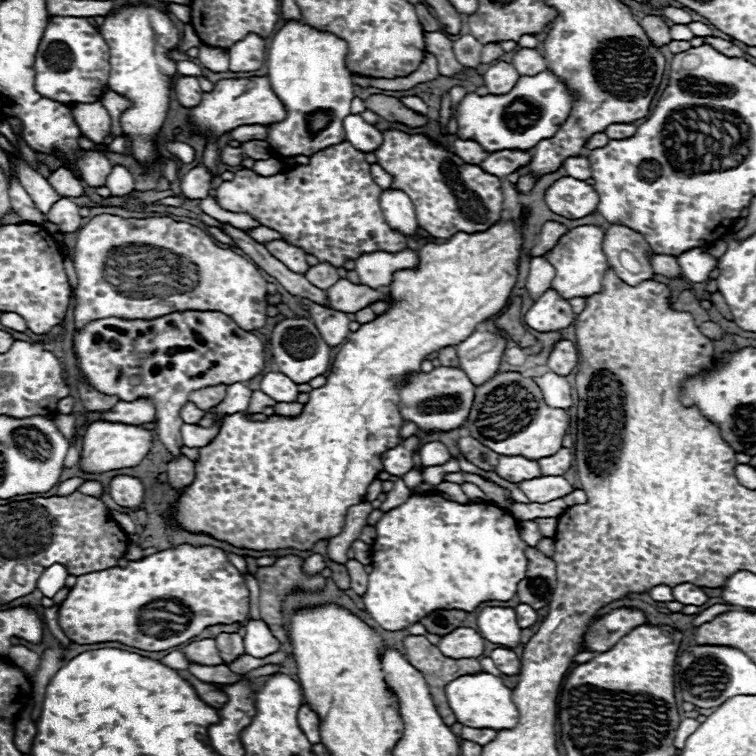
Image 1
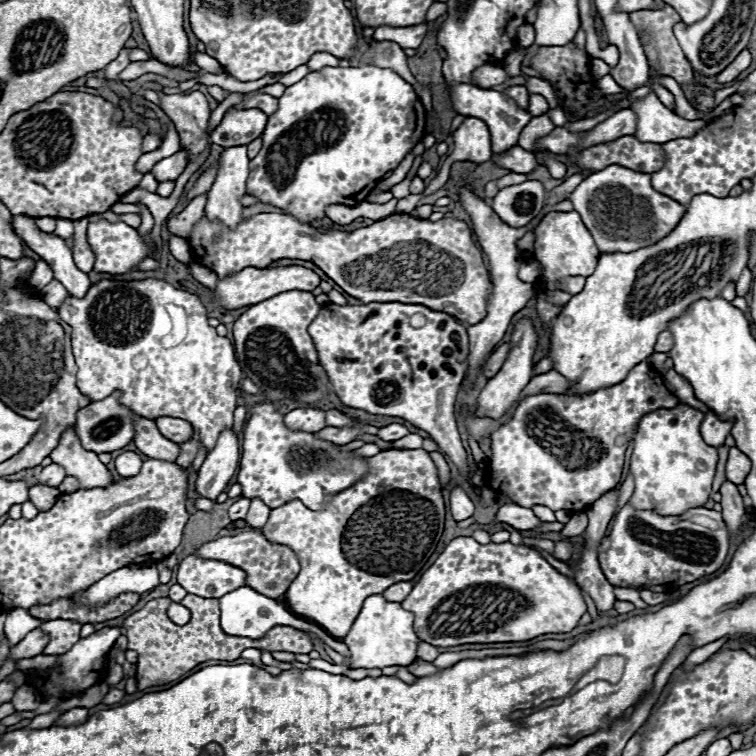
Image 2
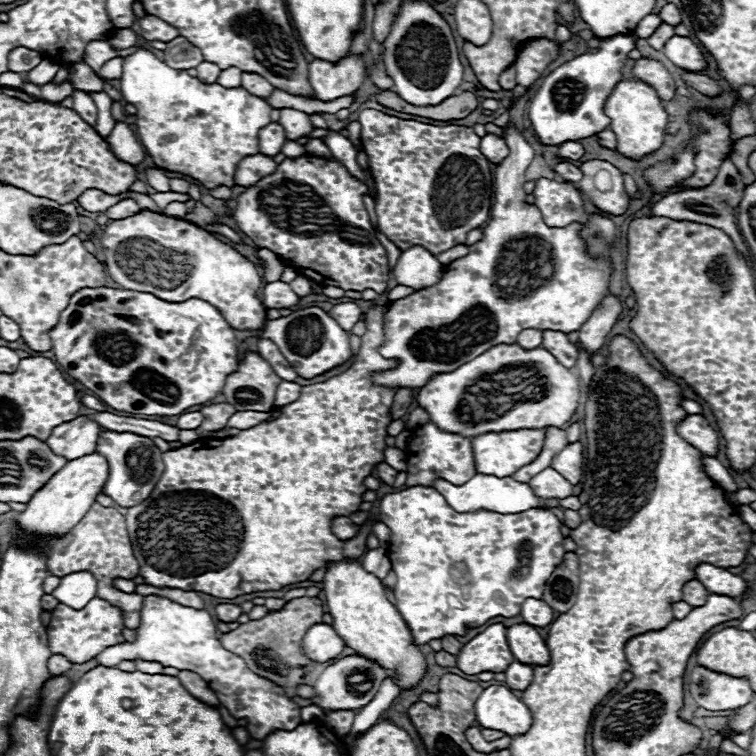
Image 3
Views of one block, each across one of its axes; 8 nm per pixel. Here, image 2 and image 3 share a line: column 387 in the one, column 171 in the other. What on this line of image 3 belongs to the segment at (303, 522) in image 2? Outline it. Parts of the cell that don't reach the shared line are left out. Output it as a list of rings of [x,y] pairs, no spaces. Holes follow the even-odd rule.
[[[374,306],[370,308],[370,312],[366,314],[366,328],[368,332],[362,336],[362,348],[358,358],[352,362],[352,366],[340,374],[334,376],[326,382],[320,384],[312,384],[312,386],[302,386],[300,398],[294,400],[292,404],[282,408],[280,418],[272,420],[272,422],[262,422],[258,426],[252,426],[248,430],[240,430],[238,436],[230,436],[224,440],[216,440],[216,438],[200,438],[194,444],[182,446],[178,450],[168,450],[162,454],[162,460],[166,462],[166,474],[162,474],[158,486],[154,486],[154,494],[150,494],[150,498],[146,498],[146,502],[134,506],[128,510],[126,514],[126,530],[134,548],[134,556],[140,564],[140,576],[144,578],[144,584],[148,586],[156,586],[156,588],[178,588],[184,592],[204,592],[204,594],[212,594],[218,598],[236,598],[242,594],[252,594],[252,592],[266,592],[266,590],[280,590],[288,584],[294,582],[304,582],[308,580],[316,570],[320,570],[326,562],[332,560],[342,560],[342,546],[344,542],[338,540],[332,530],[330,530],[330,522],[334,516],[338,514],[346,514],[350,516],[352,512],[358,510],[358,504],[362,502],[362,492],[364,488],[364,478],[372,474],[372,470],[384,460],[384,450],[386,450],[386,428],[390,424],[390,406],[392,406],[392,398],[396,394],[396,390],[388,390],[388,388],[380,388],[374,386],[370,380],[372,372],[380,372],[386,368],[394,368],[396,362],[394,360],[386,360],[382,358],[376,348],[384,342],[384,326],[382,326],[382,312],[384,306]]]

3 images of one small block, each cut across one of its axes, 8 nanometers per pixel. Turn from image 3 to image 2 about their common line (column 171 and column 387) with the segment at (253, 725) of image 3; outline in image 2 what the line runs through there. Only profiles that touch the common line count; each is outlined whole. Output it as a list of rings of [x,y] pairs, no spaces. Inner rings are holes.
[[[374,594],[364,600],[362,612],[356,618],[352,630],[344,638],[344,644],[350,650],[350,658],[344,662],[350,668],[386,668],[386,666],[408,666],[416,660],[418,636],[412,628],[414,614],[404,610],[398,602],[388,602],[382,594]]]

